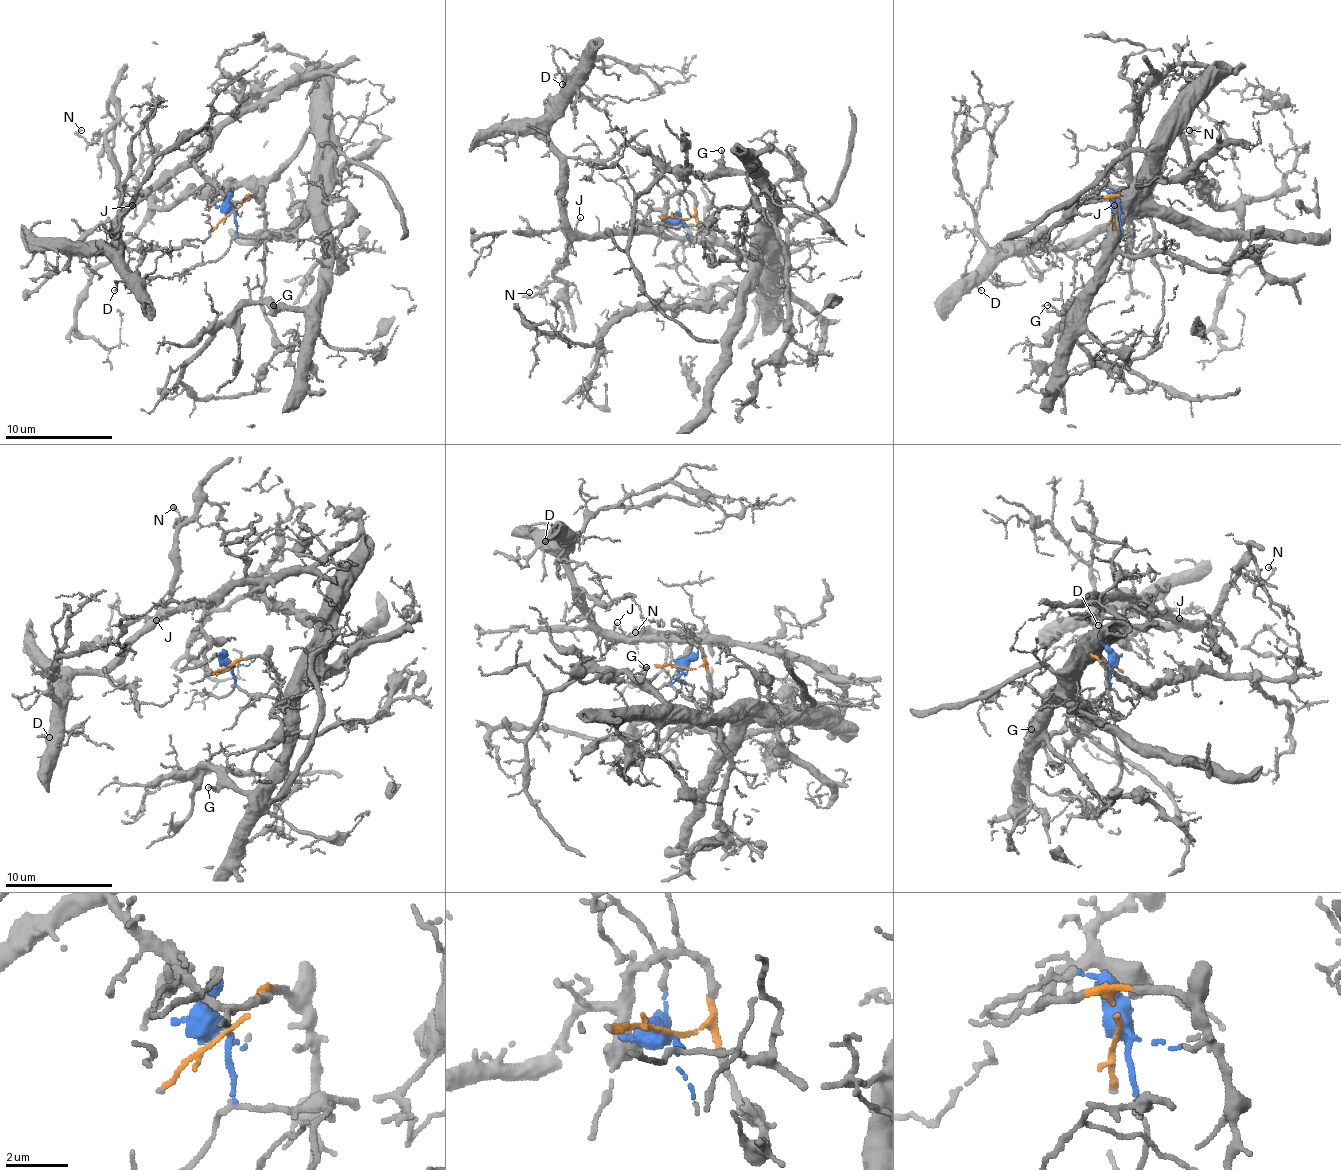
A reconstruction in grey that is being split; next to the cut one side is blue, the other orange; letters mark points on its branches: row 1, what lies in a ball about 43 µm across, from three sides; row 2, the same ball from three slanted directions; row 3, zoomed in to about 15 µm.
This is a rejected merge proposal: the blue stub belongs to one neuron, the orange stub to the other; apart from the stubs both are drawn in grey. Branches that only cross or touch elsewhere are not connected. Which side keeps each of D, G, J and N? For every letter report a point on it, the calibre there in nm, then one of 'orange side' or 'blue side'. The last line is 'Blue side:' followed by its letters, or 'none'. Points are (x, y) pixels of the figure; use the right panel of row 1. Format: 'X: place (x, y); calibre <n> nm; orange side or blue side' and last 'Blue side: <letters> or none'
D: place (981, 290); calibre 100 nm; orange side
G: place (1047, 305); calibre 120 nm; blue side
J: place (1114, 205); calibre 120 nm; orange side
N: place (1189, 130); calibre 180 nm; orange side
Blue side: G

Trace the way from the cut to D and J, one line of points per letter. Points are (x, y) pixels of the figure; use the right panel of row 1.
D: (1116, 210), (1089, 199), (1124, 167), (1122, 218), (1000, 250), (971, 280), (982, 291)
J: (1116, 210), (1108, 197), (1089, 199), (1105, 186), (1113, 170), (1124, 167), (1132, 199), (1113, 205)

